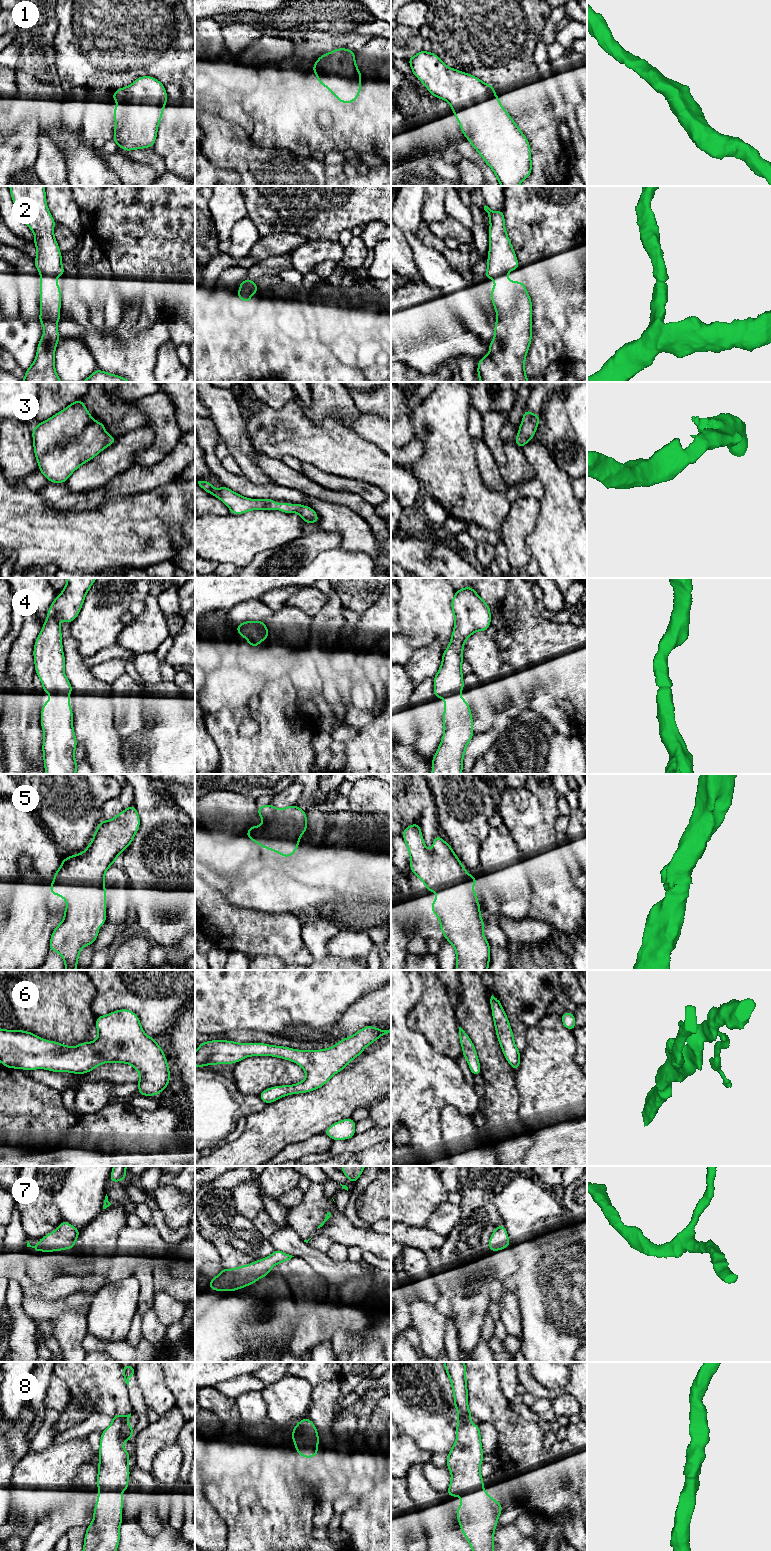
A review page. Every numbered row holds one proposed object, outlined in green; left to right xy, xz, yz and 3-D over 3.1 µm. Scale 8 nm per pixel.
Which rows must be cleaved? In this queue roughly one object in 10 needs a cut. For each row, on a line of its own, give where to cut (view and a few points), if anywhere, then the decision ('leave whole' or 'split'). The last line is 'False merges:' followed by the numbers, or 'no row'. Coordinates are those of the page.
1: cut none; leave whole
2: cut none; leave whole
3: cut none; leave whole
4: cut none; leave whole
5: cut none; leave whole
6: cut none; leave whole
7: cut none; leave whole
8: cut none; leave whole
False merges: no row

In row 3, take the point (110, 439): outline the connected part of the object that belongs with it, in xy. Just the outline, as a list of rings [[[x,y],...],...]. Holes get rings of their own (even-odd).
[[[81,399],[37,424],[32,437],[39,471],[51,483],[65,483],[76,469],[117,440],[92,418]]]

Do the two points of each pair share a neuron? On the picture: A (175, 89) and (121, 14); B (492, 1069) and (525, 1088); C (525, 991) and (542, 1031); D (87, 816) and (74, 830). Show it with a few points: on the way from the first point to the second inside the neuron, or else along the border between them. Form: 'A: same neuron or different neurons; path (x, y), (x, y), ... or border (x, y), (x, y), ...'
A: same neuron; path (161, 70), (139, 48), (139, 33)
B: different neurons; border (515, 1071), (515, 1088), (519, 1097), (519, 1105)
C: different neurons; border (546, 1012), (527, 1028), (525, 1041)
D: same neuron; path (84, 819), (76, 827)

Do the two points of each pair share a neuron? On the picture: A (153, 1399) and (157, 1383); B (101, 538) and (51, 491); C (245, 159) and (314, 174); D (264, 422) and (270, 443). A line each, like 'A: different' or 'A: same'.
A: same
B: different
C: same
D: same

